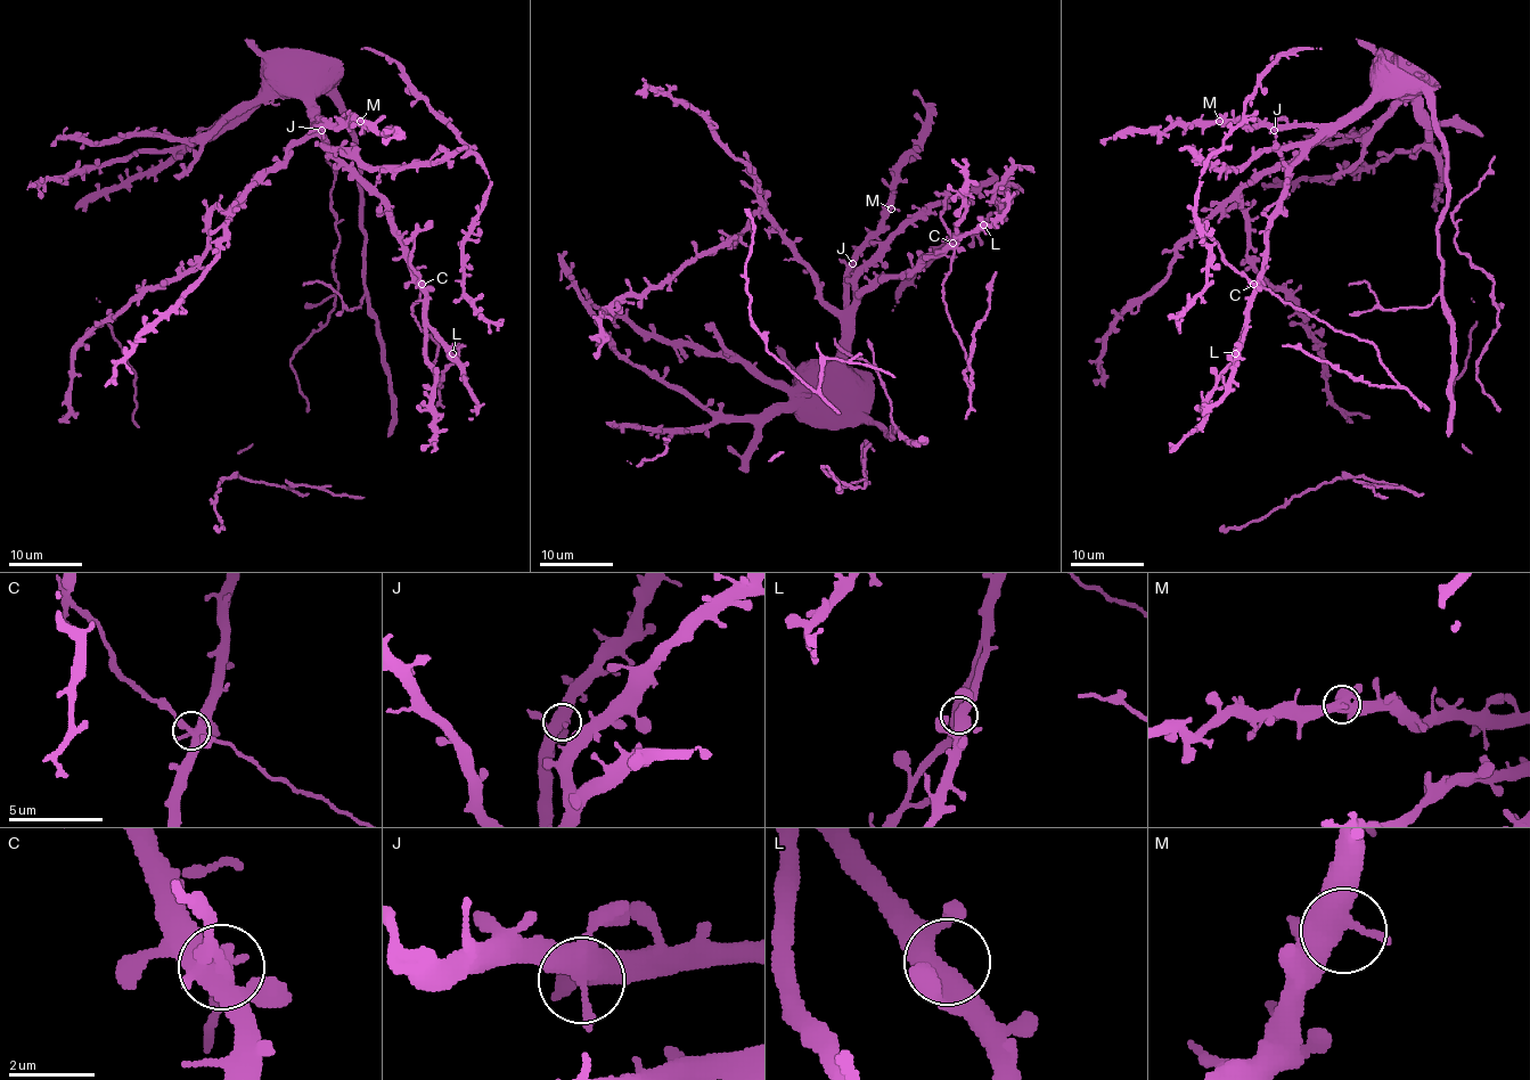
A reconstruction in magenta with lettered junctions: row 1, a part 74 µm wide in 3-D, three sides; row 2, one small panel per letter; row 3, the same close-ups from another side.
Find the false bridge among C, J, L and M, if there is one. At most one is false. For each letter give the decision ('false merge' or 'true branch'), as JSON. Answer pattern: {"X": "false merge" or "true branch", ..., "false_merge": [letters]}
{"C": "true branch", "J": "true branch", "L": "true branch", "M": "true branch", "false_merge": []}

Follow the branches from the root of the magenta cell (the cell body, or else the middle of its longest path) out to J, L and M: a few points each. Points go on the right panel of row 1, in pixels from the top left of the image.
J: (1407, 89), (1389, 89), (1333, 124), (1279, 124), (1274, 130)
L: (1407, 89), (1389, 89), (1320, 136), (1293, 166), (1235, 353)
M: (1407, 89), (1389, 89), (1333, 124), (1241, 125), (1219, 121)

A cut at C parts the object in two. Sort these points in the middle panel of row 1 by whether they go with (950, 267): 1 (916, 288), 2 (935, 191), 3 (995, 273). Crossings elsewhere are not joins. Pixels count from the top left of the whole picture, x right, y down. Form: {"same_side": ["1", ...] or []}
{"same_side": ["2", "3"]}

